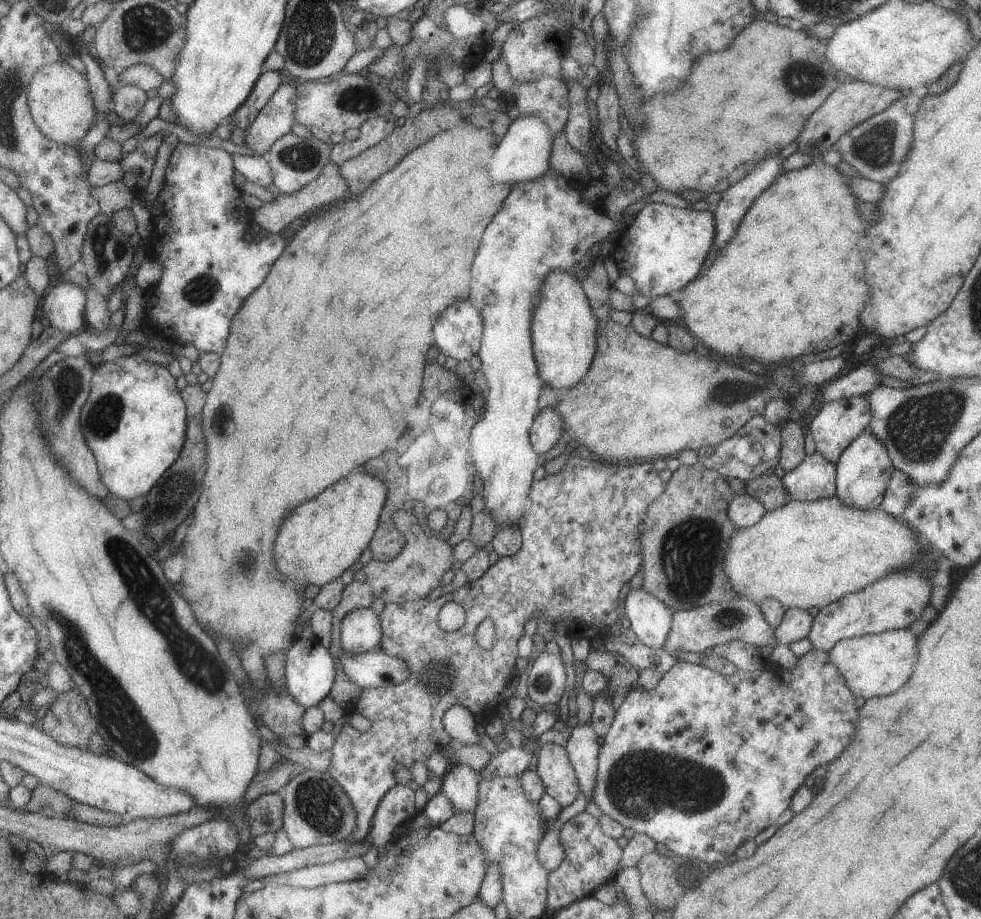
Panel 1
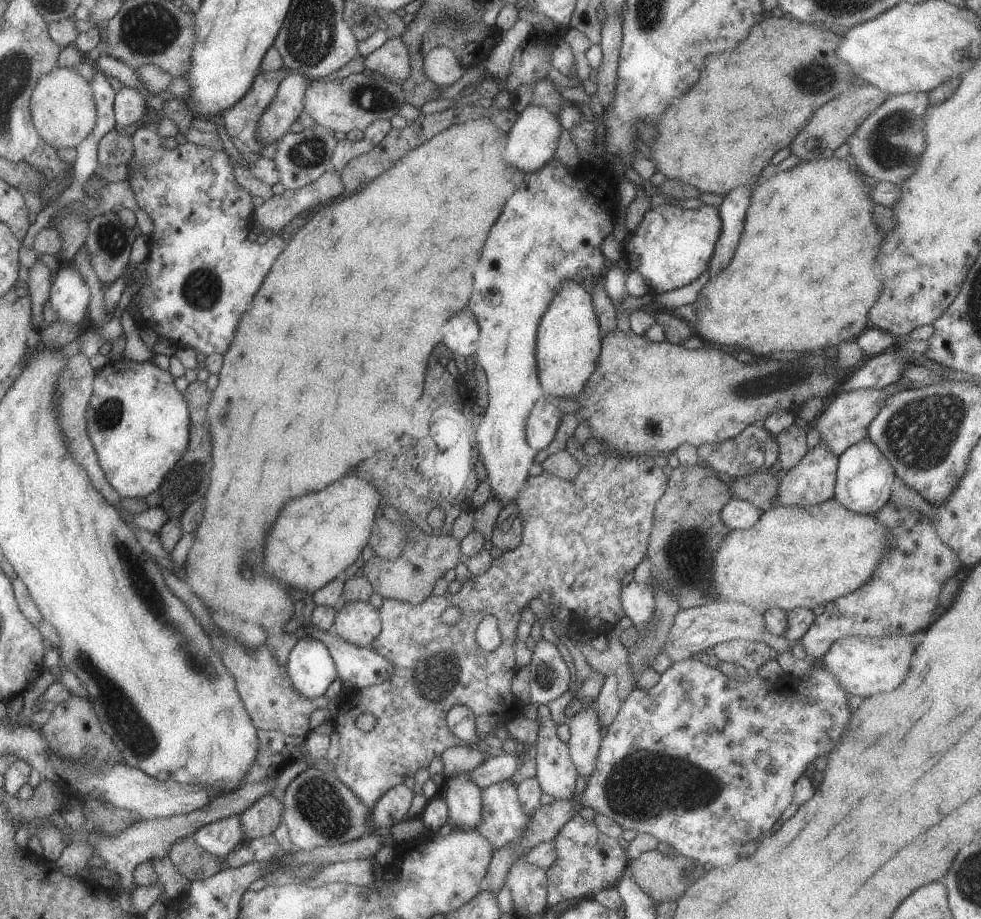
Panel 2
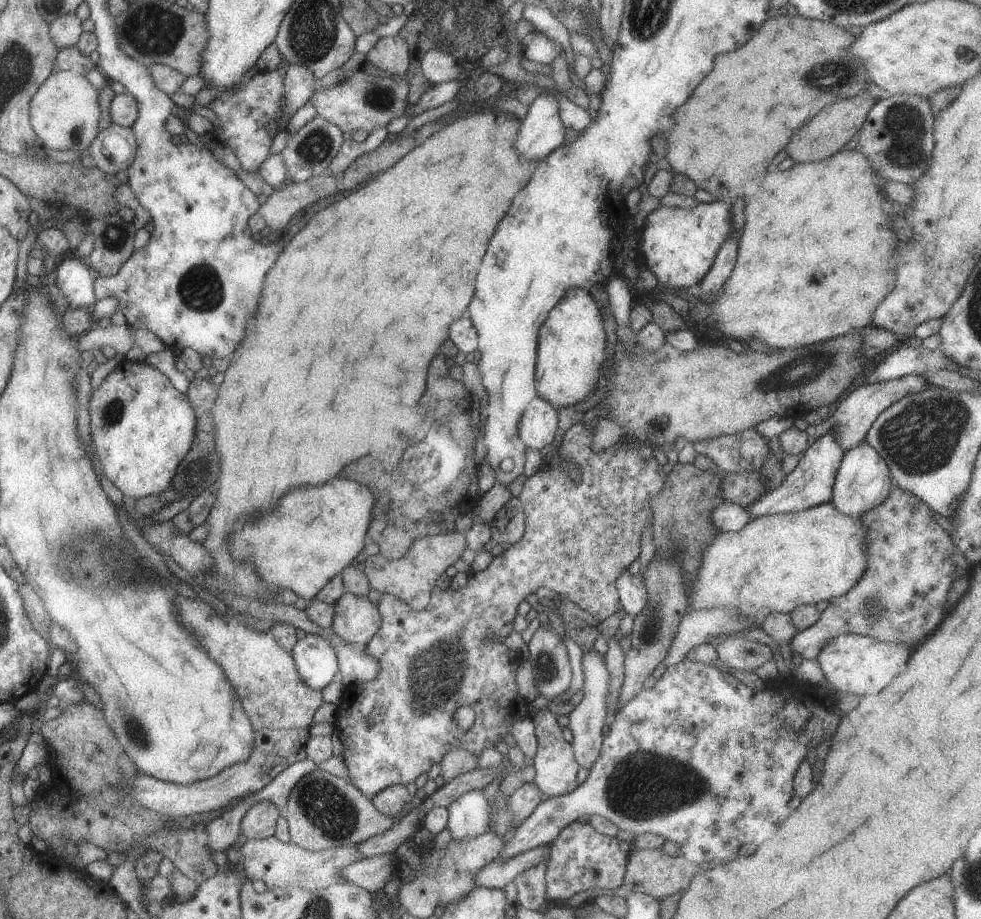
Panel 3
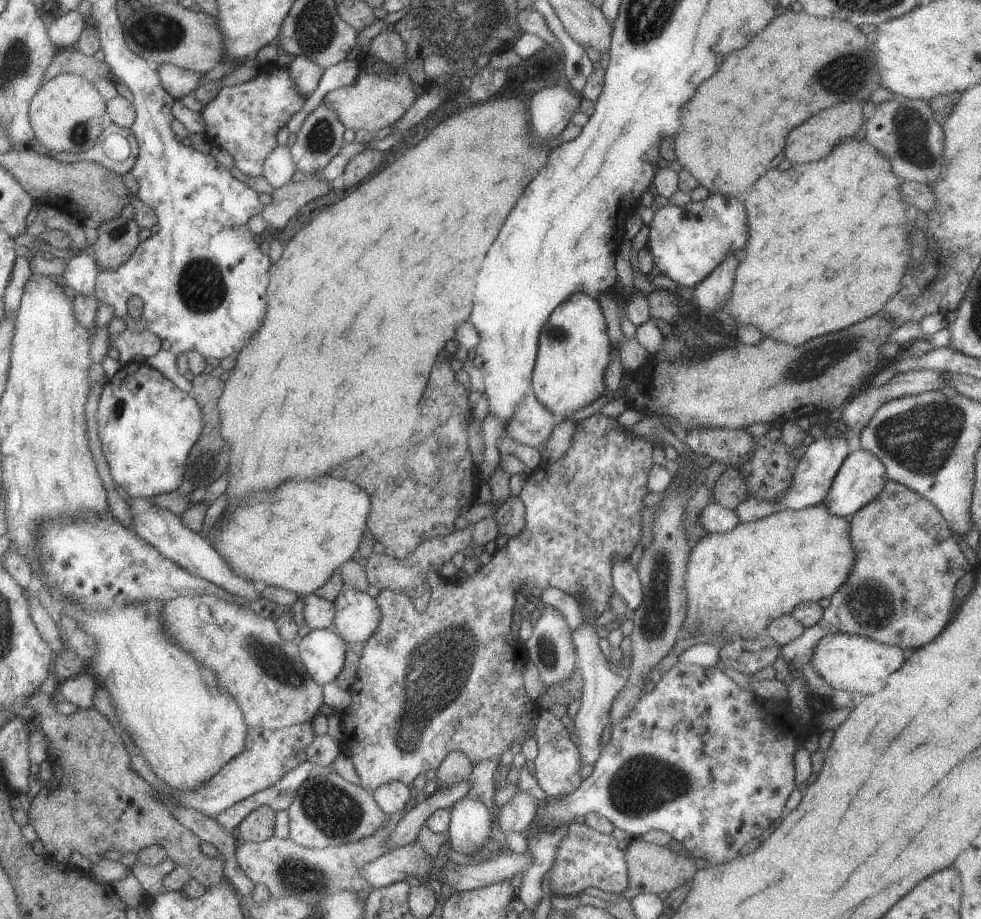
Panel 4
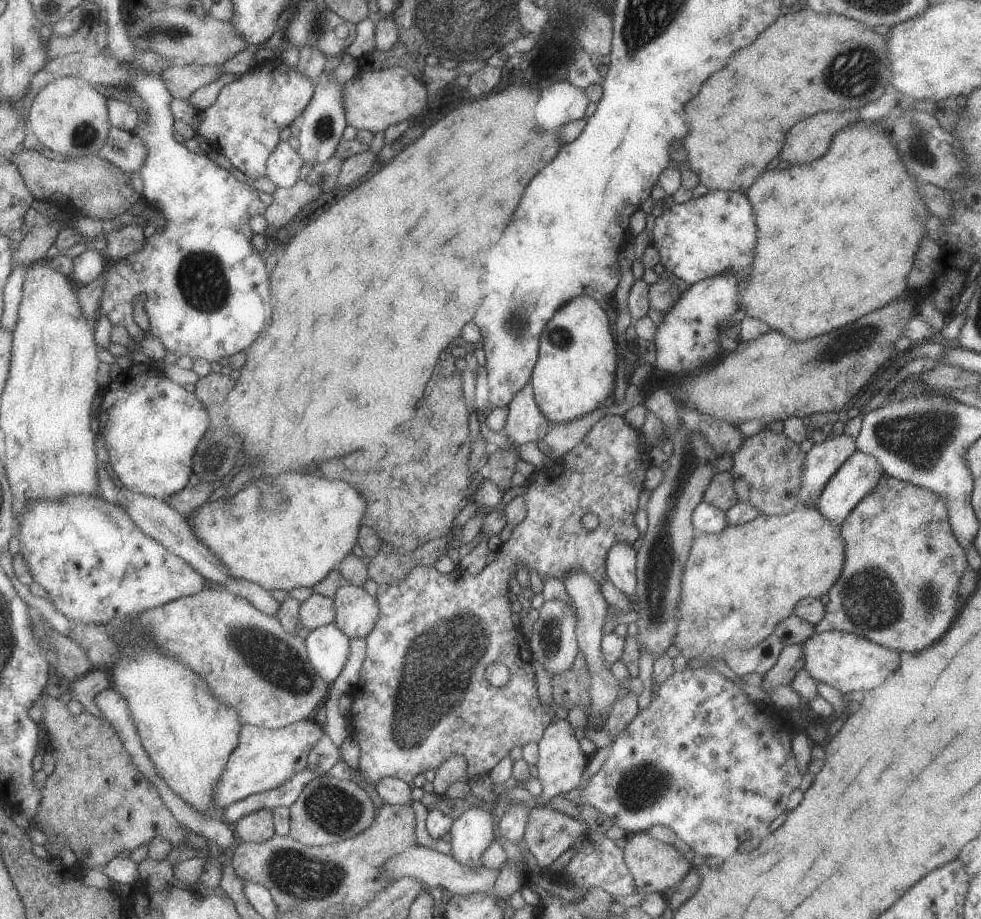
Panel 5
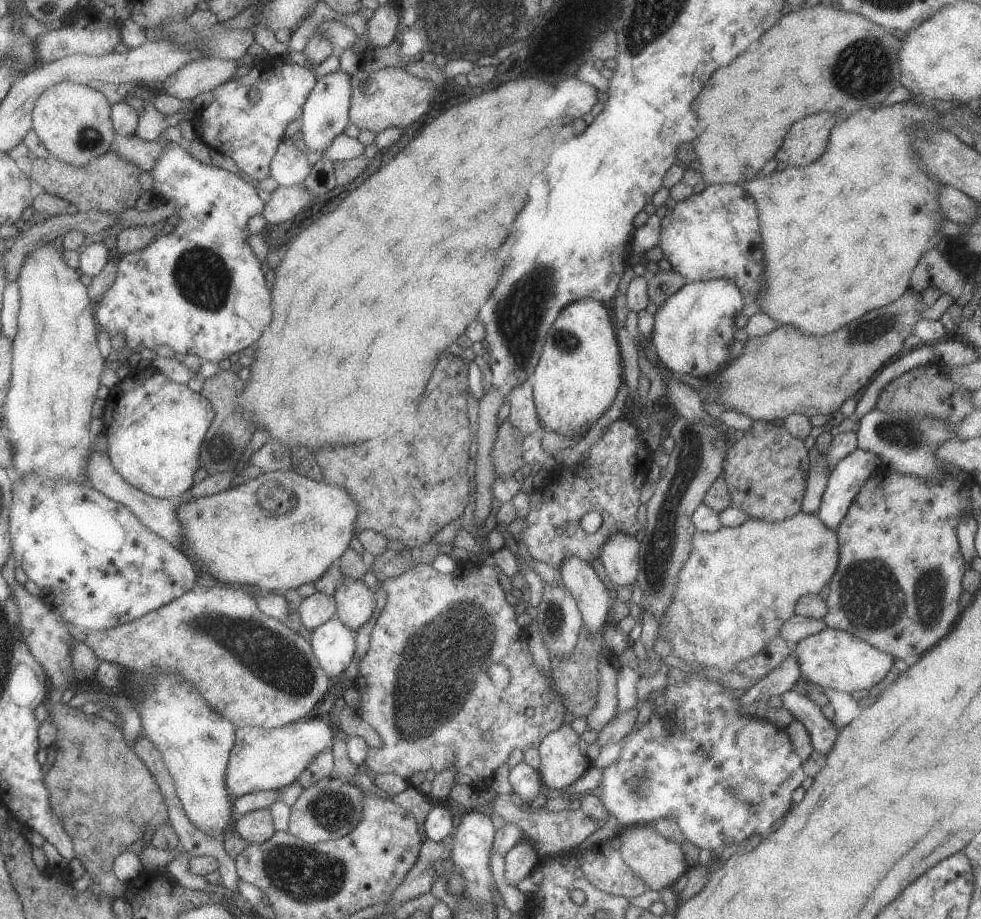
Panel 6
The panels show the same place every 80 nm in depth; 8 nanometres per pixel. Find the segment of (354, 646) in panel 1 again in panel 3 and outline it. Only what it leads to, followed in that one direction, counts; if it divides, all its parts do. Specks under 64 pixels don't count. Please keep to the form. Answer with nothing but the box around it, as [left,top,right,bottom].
[331,591,380,645]

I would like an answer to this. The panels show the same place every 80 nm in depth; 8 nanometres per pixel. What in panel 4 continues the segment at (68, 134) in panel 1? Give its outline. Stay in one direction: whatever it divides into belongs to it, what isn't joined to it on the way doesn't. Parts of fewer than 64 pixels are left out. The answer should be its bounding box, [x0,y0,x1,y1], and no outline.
[28,73,106,153]

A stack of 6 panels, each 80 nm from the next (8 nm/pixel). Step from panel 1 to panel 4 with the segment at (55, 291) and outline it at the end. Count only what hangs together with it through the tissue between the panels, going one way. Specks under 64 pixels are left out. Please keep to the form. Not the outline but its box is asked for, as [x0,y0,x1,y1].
[60,251,99,293]

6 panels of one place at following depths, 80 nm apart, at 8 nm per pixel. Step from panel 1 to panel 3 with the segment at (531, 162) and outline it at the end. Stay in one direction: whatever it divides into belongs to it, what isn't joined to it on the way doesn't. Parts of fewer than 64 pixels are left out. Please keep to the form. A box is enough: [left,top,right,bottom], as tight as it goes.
[513,90,564,162]

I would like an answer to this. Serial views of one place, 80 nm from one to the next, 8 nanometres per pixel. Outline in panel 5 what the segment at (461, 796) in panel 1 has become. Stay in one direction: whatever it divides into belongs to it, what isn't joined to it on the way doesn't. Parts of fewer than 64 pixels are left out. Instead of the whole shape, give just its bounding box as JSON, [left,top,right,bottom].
[449,803,493,869]

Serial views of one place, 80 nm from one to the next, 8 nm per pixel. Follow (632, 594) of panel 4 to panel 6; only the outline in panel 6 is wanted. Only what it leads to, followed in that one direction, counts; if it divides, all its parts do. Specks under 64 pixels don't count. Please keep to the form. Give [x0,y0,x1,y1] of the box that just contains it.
[598,531,639,586]

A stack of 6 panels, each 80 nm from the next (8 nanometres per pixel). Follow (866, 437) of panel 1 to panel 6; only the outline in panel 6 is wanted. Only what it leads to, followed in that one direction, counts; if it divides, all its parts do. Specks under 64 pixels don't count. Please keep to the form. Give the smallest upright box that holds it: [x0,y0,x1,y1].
[816,449,881,532]

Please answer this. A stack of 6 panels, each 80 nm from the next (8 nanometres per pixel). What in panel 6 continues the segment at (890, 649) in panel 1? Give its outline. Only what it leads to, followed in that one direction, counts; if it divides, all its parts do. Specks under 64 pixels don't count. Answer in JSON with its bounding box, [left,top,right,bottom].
[793,626,893,694]

